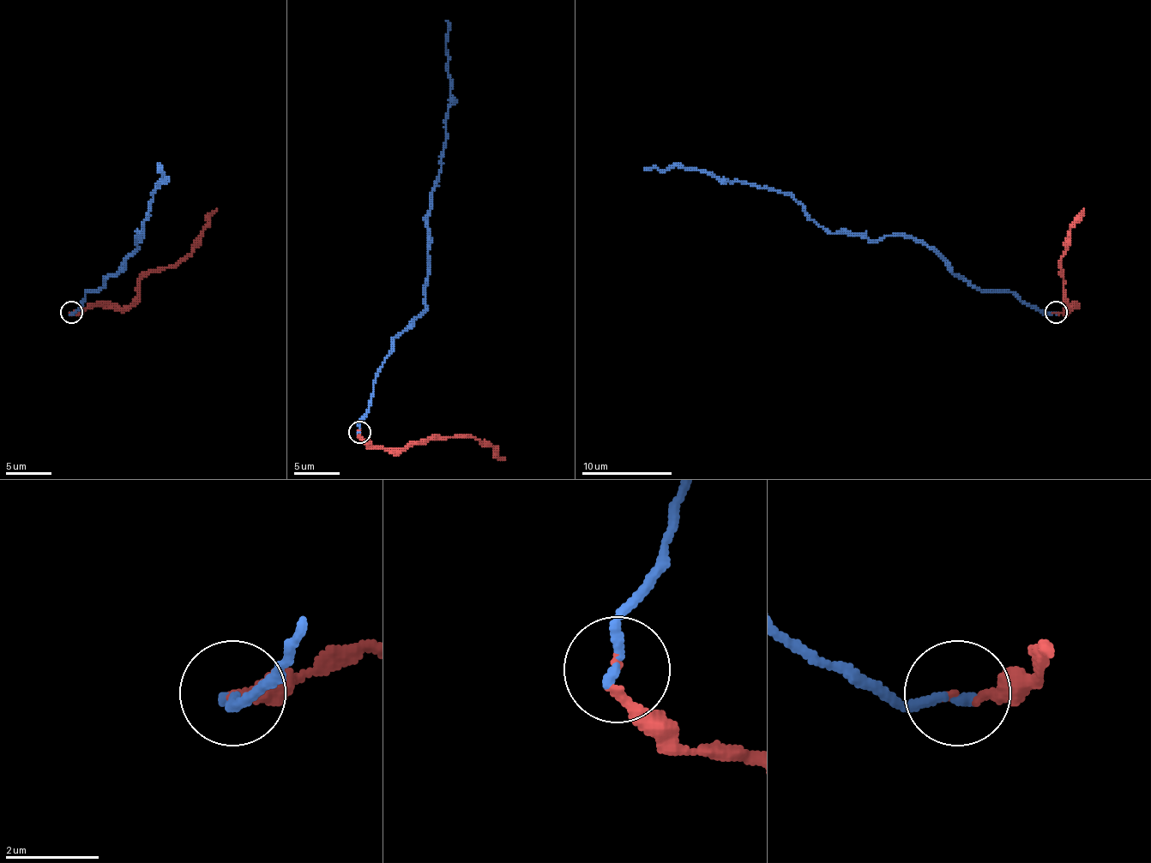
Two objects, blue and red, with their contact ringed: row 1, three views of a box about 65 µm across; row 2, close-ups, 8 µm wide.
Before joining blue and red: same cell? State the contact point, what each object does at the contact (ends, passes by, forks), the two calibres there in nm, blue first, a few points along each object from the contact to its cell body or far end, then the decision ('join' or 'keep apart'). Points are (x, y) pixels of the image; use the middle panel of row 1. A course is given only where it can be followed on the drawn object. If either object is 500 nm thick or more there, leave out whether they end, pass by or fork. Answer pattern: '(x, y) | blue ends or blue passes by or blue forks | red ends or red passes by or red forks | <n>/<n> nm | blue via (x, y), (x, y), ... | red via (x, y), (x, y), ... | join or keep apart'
(359, 432) | blue ends | red ends | 240/170 nm | blue via (359, 432), (362, 416), (391, 342), (425, 308), (425, 222), (430, 193), (446, 143), (450, 93), (446, 20) | red via (359, 432), (373, 446), (387, 451), (405, 451), (425, 439), (475, 437), (504, 459) | keep apart

